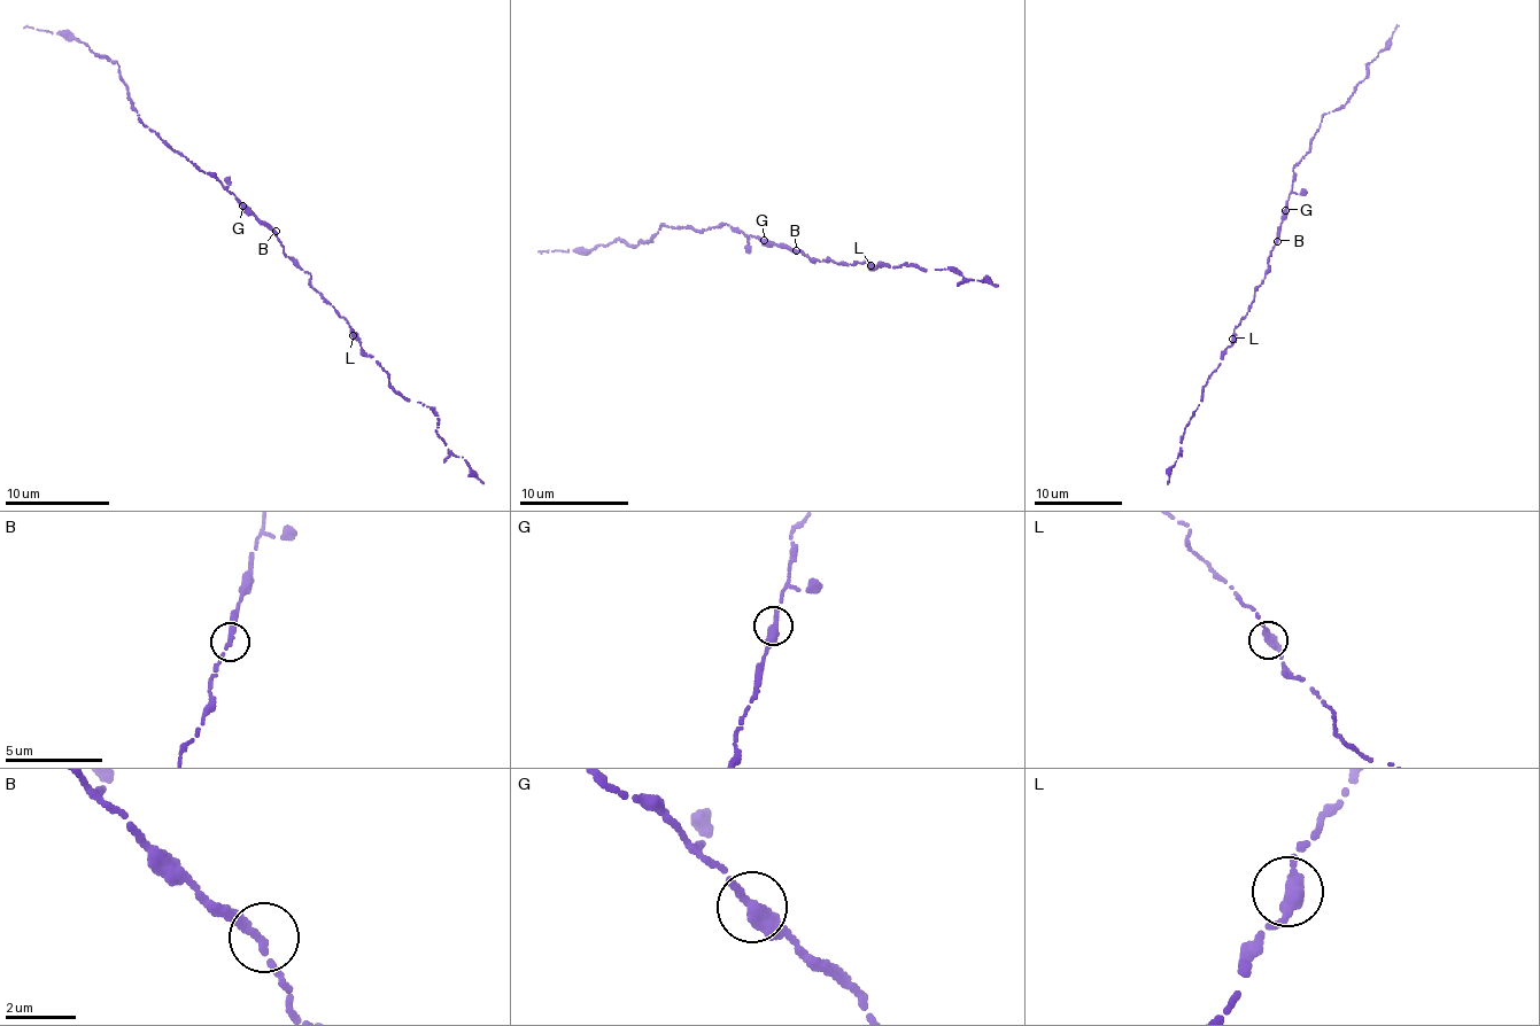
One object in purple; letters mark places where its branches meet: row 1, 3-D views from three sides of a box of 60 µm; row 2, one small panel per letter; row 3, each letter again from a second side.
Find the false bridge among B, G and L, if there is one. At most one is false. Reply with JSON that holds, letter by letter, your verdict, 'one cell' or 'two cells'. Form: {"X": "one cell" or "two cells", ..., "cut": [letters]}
{"B": "one cell", "G": "one cell", "L": "one cell", "cut": []}

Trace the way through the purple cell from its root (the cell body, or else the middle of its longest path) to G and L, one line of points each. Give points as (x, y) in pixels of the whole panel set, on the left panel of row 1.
G: (273, 231), (242, 206)
L: (273, 231), (283, 251), (308, 273), (312, 285), (345, 316), (354, 334)

